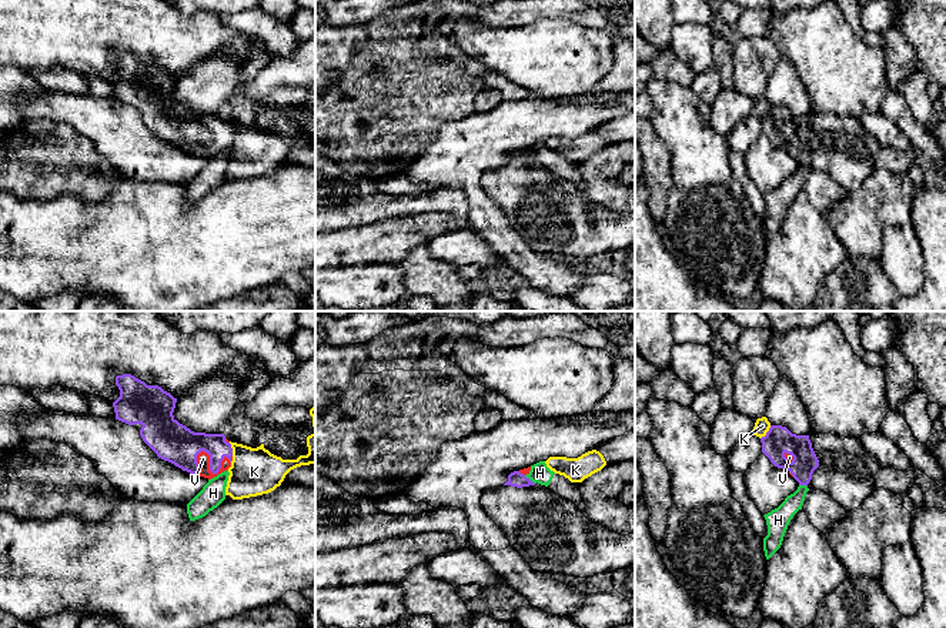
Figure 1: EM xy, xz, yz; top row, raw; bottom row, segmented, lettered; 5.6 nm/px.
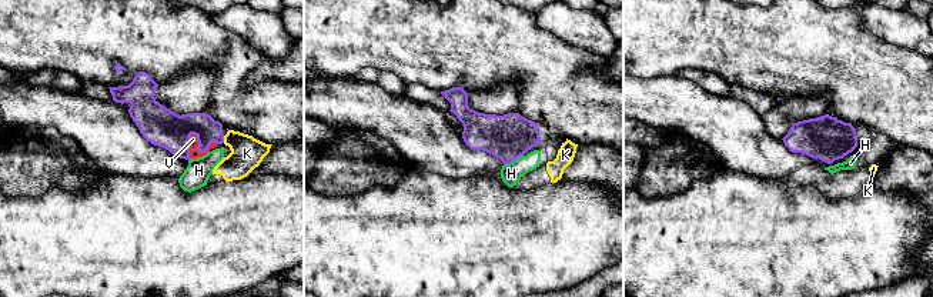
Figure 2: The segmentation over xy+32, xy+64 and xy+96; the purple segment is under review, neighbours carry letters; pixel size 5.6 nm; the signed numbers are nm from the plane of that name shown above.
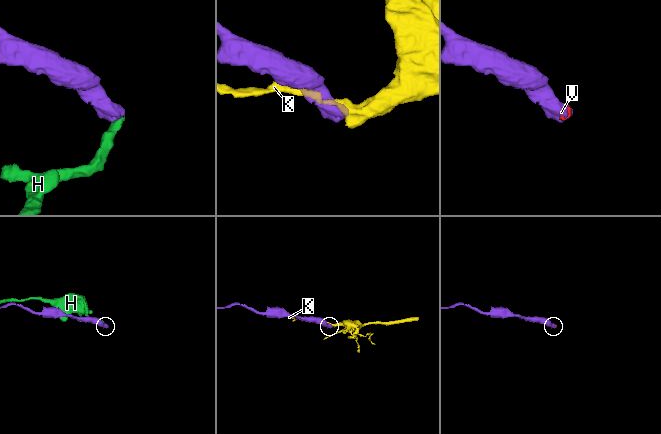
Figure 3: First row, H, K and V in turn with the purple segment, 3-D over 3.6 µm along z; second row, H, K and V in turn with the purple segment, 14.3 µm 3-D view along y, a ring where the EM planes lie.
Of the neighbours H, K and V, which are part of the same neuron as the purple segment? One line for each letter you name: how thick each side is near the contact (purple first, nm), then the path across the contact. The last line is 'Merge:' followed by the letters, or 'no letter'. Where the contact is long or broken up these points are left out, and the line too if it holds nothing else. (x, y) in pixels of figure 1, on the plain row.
V: 220/80 nm | across xy (171, 122), (206, 133), (210, 142), (203, 139)
Merge: V

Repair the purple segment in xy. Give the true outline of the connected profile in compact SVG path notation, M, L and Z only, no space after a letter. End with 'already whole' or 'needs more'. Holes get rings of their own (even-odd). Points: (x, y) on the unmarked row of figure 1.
M131 54L117 56L116 66L120 70L120 77L113 83L116 100L128 106L141 104L140 116L158 138L208 160L231 147L233 128L225 116L194 113L180 104L173 96L177 78L170 73L158 66L147 66Z | needs more

